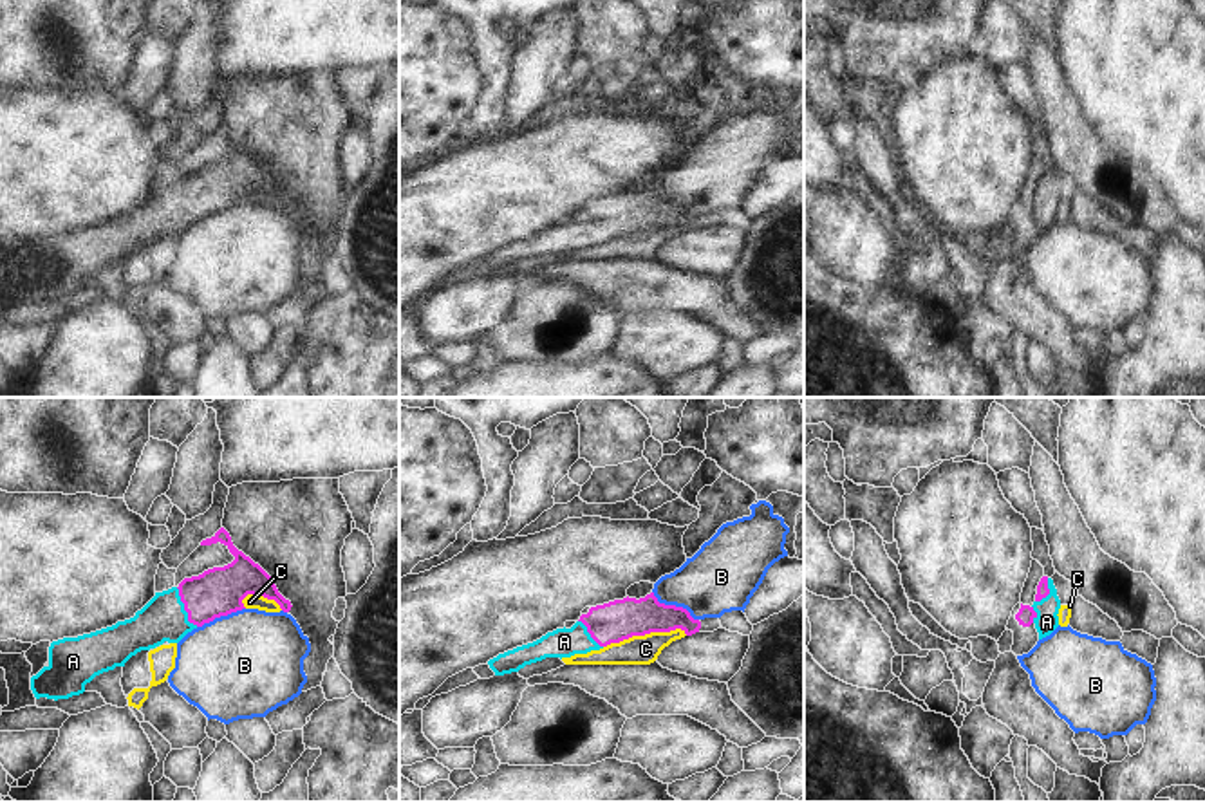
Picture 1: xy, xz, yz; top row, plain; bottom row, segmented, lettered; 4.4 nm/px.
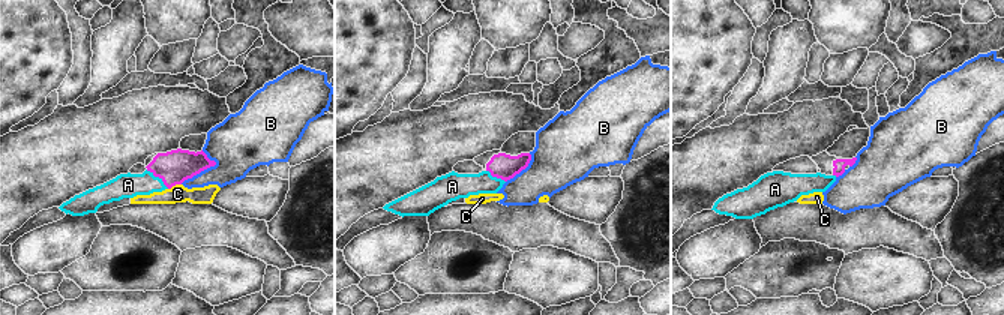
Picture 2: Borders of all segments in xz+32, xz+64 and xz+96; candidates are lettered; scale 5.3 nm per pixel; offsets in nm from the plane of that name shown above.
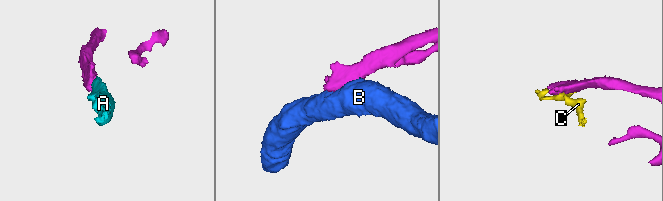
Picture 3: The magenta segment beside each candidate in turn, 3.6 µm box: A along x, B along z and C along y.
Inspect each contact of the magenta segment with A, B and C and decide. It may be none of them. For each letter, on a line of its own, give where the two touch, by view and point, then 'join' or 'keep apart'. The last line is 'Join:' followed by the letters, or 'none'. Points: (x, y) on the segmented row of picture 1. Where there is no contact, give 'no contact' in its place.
A: xy (185, 609) | join
B: xz (674, 606) | keep apart
C: xz (645, 633) | keep apart
Join: A

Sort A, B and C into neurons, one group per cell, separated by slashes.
A / B / C

